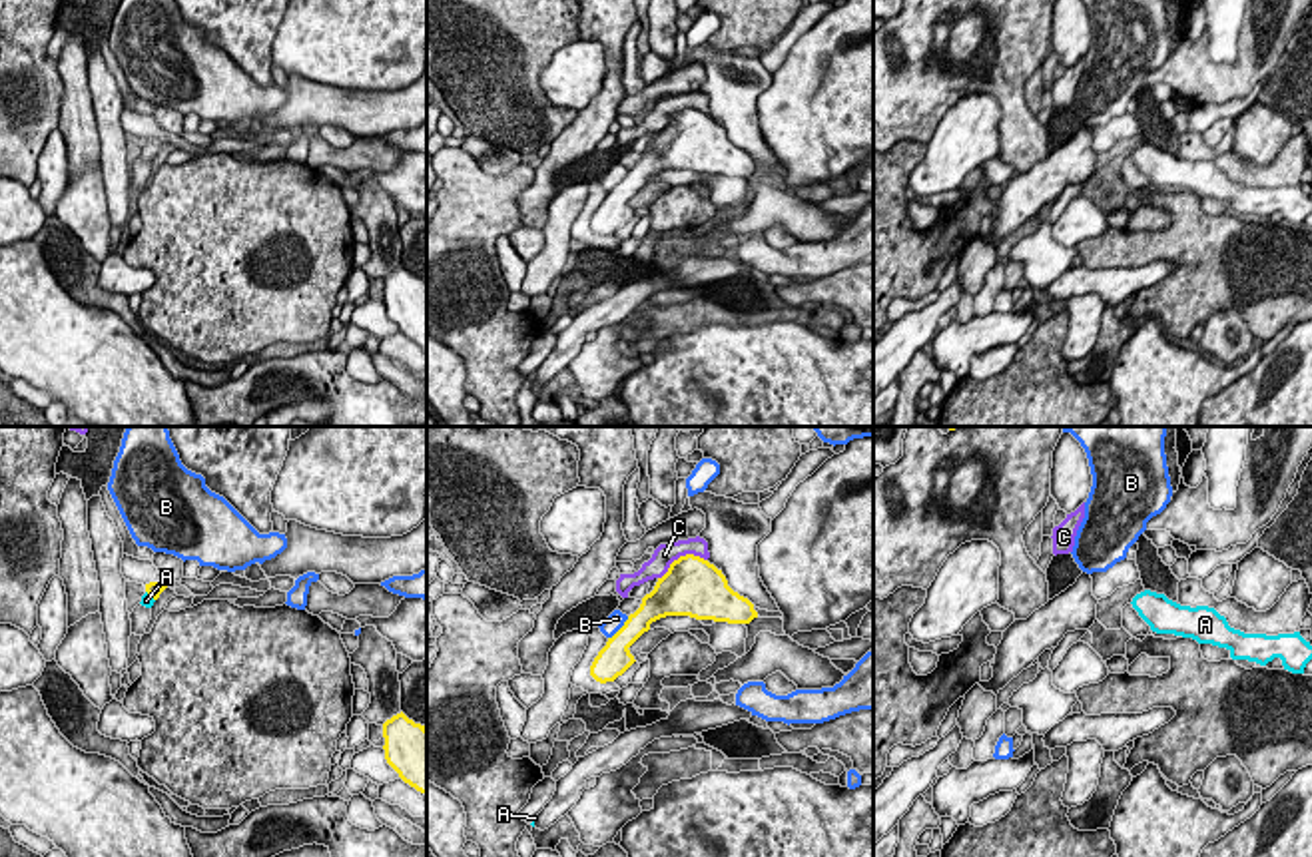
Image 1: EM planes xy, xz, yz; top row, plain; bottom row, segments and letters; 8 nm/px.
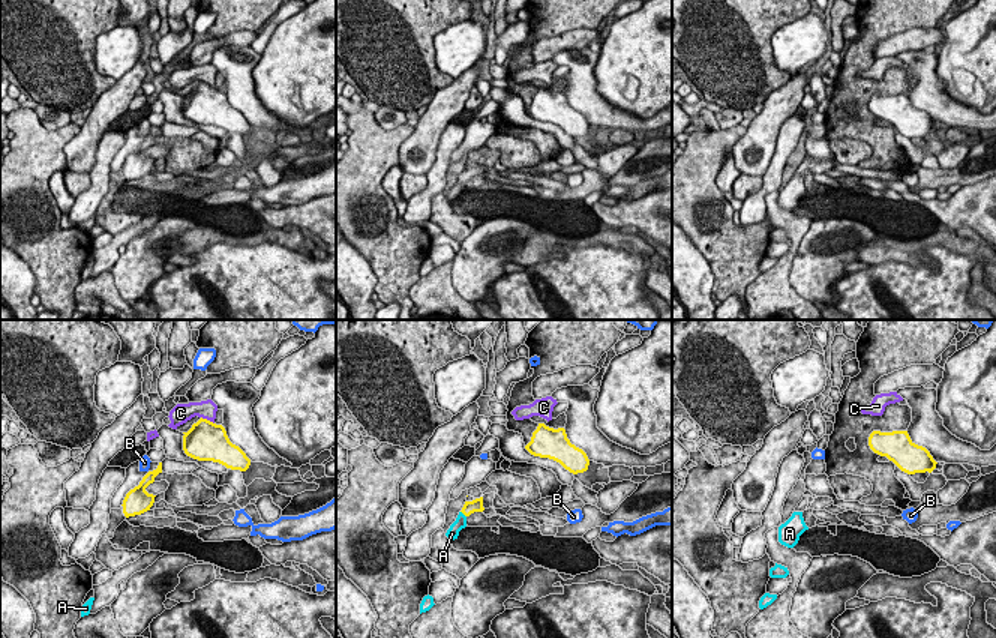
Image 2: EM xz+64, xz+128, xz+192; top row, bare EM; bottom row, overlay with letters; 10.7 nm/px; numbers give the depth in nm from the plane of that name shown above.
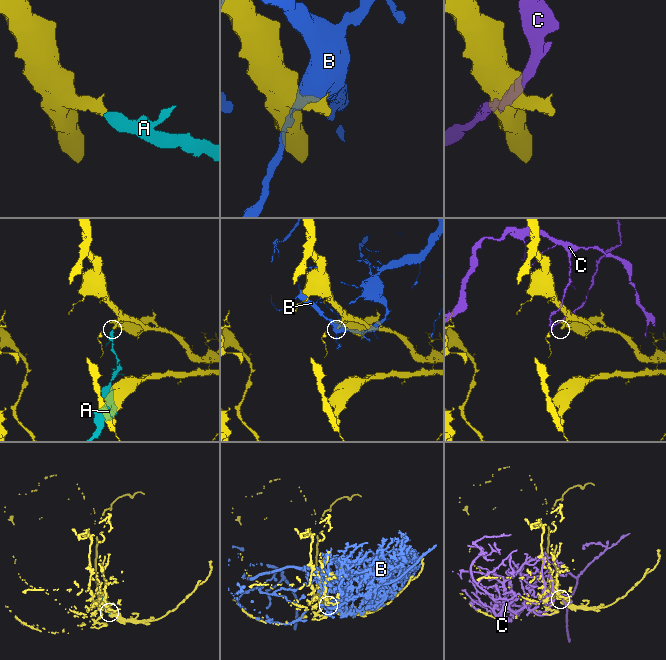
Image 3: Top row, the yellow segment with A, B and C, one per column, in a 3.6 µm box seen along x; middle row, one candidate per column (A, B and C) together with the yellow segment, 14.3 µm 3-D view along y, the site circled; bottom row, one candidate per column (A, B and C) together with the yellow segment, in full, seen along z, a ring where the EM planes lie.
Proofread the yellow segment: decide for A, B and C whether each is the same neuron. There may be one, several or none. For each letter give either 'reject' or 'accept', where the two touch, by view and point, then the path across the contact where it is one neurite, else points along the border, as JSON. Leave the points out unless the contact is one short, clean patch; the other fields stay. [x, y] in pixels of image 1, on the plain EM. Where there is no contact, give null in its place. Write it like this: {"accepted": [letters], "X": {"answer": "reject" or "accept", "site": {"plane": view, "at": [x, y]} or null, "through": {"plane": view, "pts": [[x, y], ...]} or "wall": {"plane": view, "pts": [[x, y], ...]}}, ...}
{"accepted": ["A"], "A": {"answer": "accept", "site": {"plane": "xy", "at": [150, 148]}, "through": {"plane": "xy", "pts": [[154, 142], [150, 148], [146, 154]]}}, "B": {"answer": "reject", "site": {"plane": "xz", "at": [621, 182]}}, "C": {"answer": "reject", "site": {"plane": "xz", "at": [680, 110]}}}

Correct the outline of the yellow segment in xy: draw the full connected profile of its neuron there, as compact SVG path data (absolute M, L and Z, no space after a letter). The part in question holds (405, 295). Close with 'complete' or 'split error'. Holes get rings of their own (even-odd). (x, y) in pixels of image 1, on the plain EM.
M403 265L383 277L385 313L399 331L427 349L427 281Z; complete

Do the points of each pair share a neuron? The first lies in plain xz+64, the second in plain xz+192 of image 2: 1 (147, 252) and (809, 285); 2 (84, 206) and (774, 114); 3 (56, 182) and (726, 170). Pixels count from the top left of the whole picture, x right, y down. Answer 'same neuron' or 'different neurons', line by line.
1: same neuron
2: different neurons
3: same neuron

